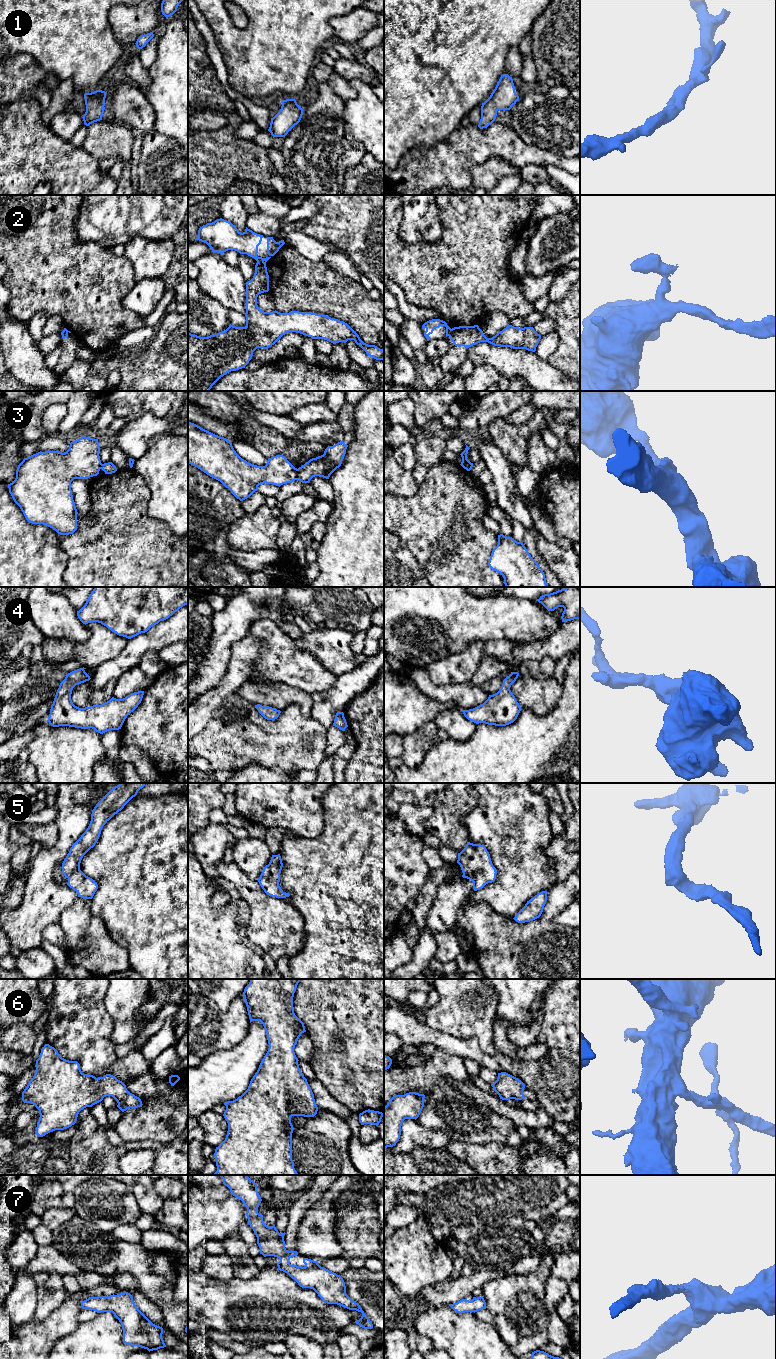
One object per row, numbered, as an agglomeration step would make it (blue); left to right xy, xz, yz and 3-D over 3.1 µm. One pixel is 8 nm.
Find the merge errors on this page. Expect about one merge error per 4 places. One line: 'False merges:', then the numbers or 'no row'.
False merges: 2, 3

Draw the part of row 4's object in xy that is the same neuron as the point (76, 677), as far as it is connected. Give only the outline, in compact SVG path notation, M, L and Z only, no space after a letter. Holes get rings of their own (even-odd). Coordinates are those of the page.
M85 669L66 674L56 692L47 721L53 727L92 728L100 734L121 729L127 716L141 703L144 691L131 693L123 699L112 697L101 705L79 708L73 704L71 694L76 685L91 679Z

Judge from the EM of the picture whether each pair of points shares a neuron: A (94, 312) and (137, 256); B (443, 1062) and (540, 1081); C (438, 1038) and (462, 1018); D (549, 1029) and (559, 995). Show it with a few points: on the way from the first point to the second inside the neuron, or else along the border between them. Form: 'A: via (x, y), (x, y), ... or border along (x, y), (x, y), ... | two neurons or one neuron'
A: border along (124, 255), (132, 266), (133, 278), (136, 281) | two neurons
B: border along (442, 1050), (459, 1055), (464, 1059) | two neurons
C: border along (425, 1022), (436, 1030), (467, 1038) | two neurons
D: via (555, 1021), (559, 1017), (559, 1003) | one neuron

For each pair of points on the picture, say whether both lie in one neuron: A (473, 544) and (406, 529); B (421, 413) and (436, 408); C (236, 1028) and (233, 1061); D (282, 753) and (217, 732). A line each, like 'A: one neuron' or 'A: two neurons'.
A: one neuron
B: one neuron
C: two neurons
D: one neuron

